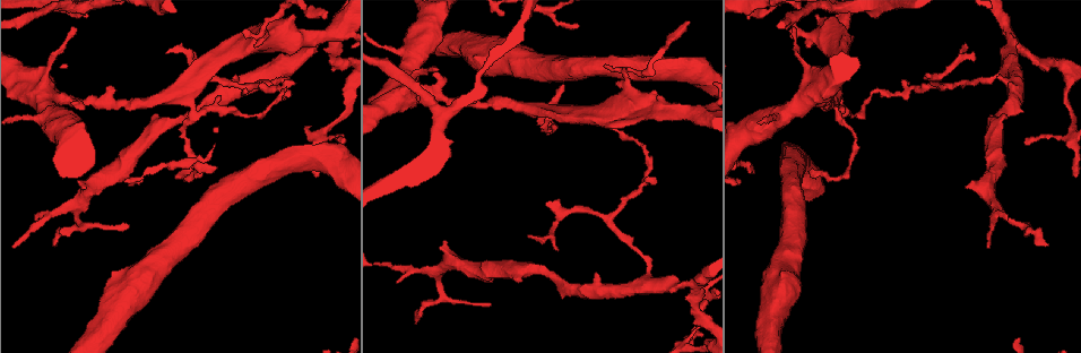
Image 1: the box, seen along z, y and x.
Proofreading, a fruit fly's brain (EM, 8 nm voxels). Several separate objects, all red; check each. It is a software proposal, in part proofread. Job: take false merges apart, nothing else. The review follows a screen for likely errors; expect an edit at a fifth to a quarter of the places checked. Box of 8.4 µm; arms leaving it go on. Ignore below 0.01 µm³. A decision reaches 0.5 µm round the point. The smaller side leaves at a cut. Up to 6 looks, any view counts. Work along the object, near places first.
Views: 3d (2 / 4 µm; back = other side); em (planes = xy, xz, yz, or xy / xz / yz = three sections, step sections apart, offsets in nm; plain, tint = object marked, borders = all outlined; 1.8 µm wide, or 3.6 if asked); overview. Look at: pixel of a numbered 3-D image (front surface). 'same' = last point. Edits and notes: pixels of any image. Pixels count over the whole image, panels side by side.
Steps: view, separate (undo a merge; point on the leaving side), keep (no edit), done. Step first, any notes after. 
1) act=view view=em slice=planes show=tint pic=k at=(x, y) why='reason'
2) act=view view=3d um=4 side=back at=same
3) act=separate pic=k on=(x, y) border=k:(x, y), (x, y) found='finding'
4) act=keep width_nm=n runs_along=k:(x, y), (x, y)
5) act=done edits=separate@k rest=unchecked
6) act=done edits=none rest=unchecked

act=view view=em slice=planes show=borders pic=1 at=(247, 85)

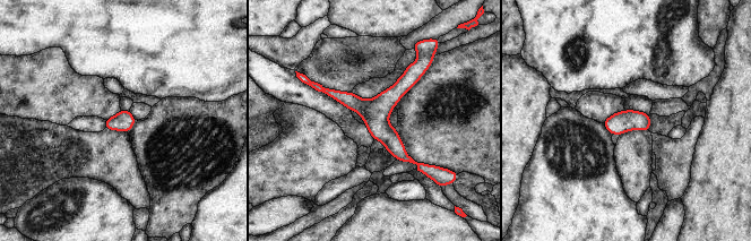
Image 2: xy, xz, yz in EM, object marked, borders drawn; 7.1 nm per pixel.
act=keep width_nm=150 runs_along=2:(417, 66), (382, 104), (317, 86) found='all the same cell'

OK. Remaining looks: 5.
act=view view=em slice=planes show=tint pic=1 at=(688, 285) why='three arms meet'

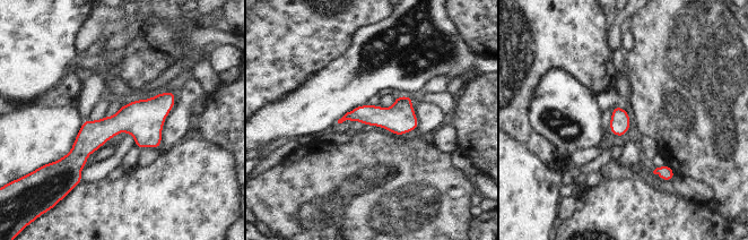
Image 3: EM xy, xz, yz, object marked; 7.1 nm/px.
act=keep found='one cell here'

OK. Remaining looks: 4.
act=view view=3d um=2 pic=1 at=(179, 93) why='abrupt turn'

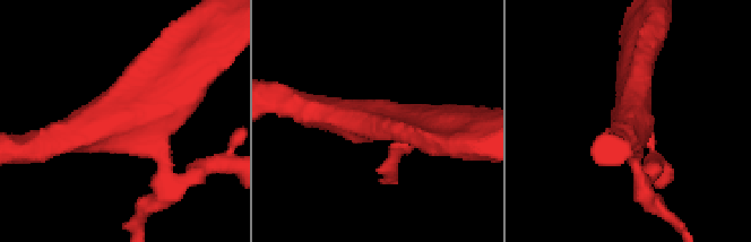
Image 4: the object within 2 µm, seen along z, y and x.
act=view view=em slice=xz step=8 show=tint pic=4 at=(637, 124)

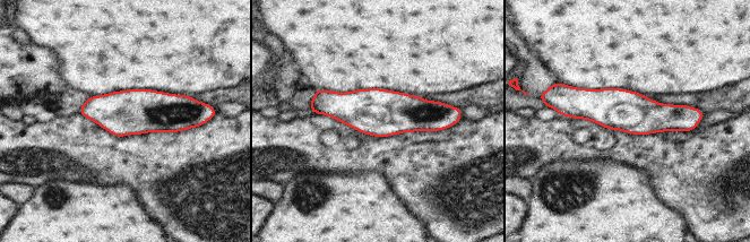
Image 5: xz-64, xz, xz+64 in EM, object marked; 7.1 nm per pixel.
act=view view=em slice=planes show=borders at=same why='cut it another way'

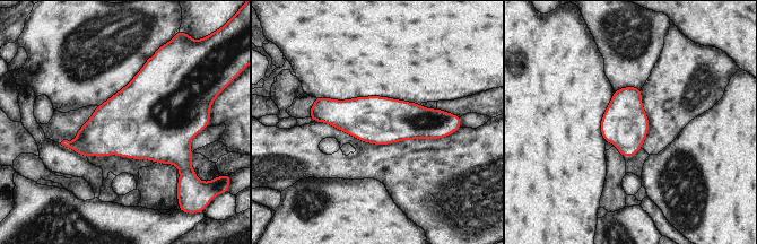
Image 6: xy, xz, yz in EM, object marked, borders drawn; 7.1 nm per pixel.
act=keep found='one cell here'

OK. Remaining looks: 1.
act=done edits=none rest=unchecked

